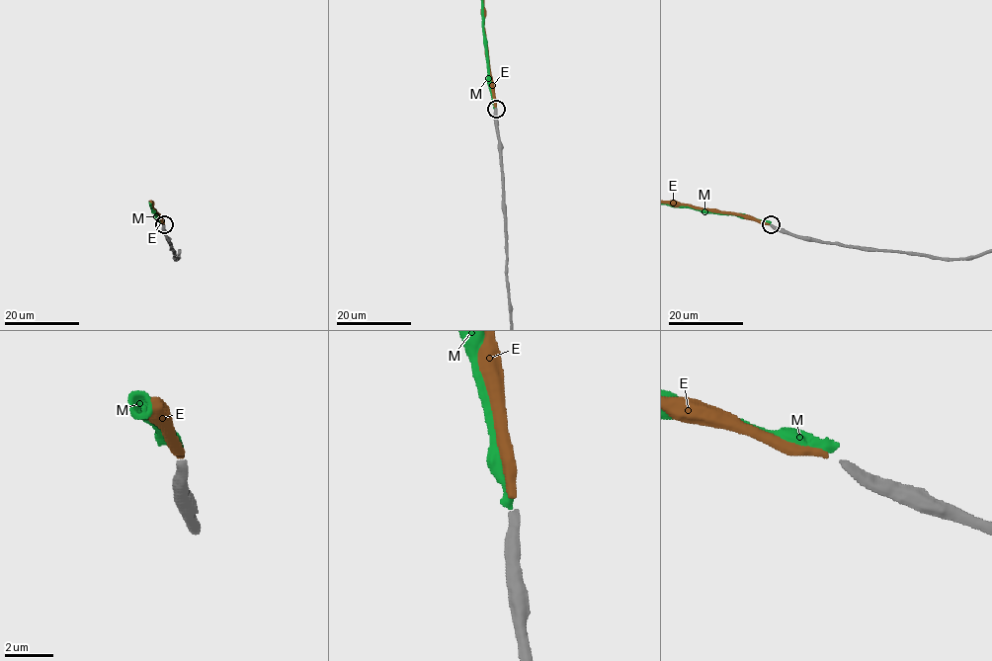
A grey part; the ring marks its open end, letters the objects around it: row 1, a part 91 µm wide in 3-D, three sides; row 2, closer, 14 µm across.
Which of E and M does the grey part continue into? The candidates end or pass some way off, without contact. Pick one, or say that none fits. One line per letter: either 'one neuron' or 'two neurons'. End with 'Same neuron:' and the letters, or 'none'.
E: one neuron
M: two neurons
Same neuron: E

